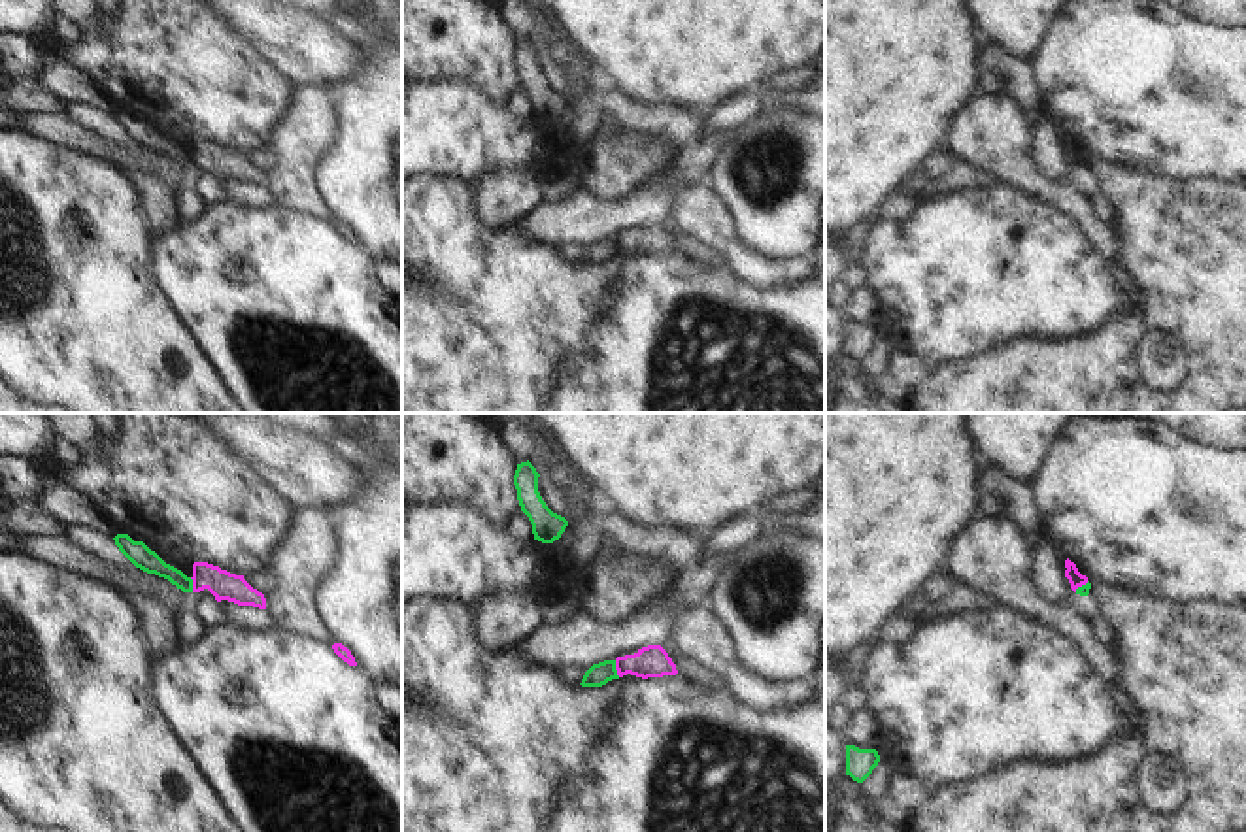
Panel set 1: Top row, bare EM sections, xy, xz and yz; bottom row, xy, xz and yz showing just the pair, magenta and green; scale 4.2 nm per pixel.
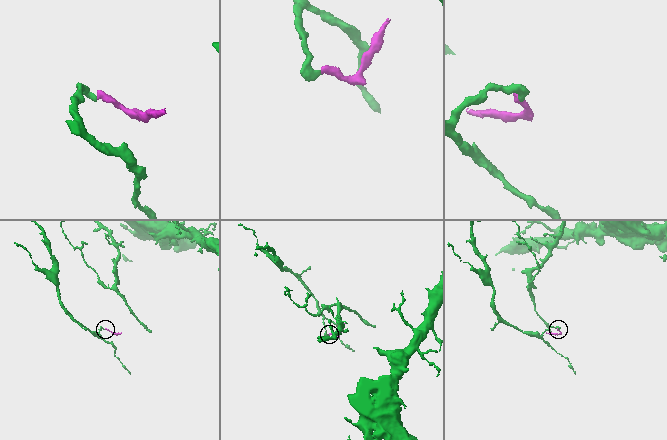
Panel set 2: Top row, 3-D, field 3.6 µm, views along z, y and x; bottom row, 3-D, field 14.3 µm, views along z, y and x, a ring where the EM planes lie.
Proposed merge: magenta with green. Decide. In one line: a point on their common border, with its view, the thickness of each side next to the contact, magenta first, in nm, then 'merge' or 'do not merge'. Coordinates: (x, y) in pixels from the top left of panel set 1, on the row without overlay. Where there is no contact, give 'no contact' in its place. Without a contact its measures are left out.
xz (616, 246) | 140/100 nm | do not merge

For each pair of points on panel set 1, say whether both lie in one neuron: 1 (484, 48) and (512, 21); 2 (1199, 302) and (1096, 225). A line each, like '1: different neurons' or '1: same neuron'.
1: different neurons
2: different neurons

